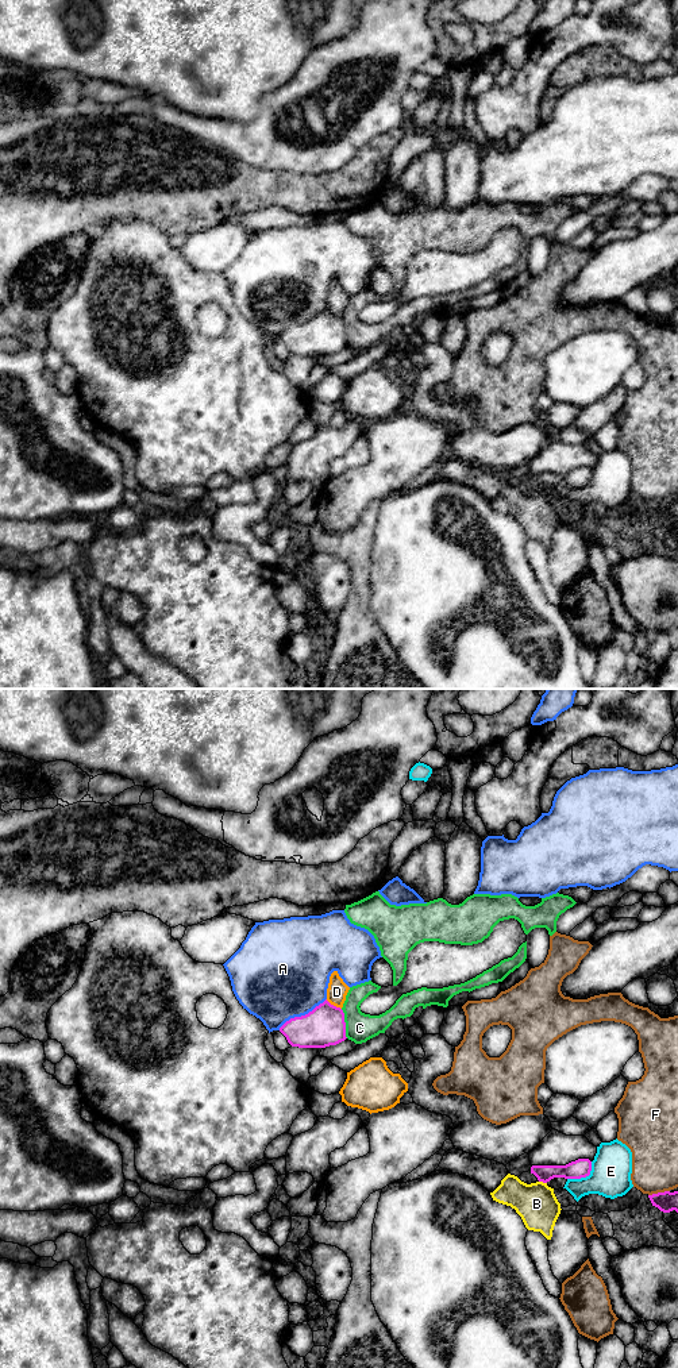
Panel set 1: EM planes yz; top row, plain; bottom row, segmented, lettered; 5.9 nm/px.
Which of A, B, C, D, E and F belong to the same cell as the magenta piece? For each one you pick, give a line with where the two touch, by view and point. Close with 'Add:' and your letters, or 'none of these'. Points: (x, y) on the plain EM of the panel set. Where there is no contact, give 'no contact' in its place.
Add: none of these

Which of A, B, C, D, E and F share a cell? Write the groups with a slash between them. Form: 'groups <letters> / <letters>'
groups A / B / C / D / E / F

